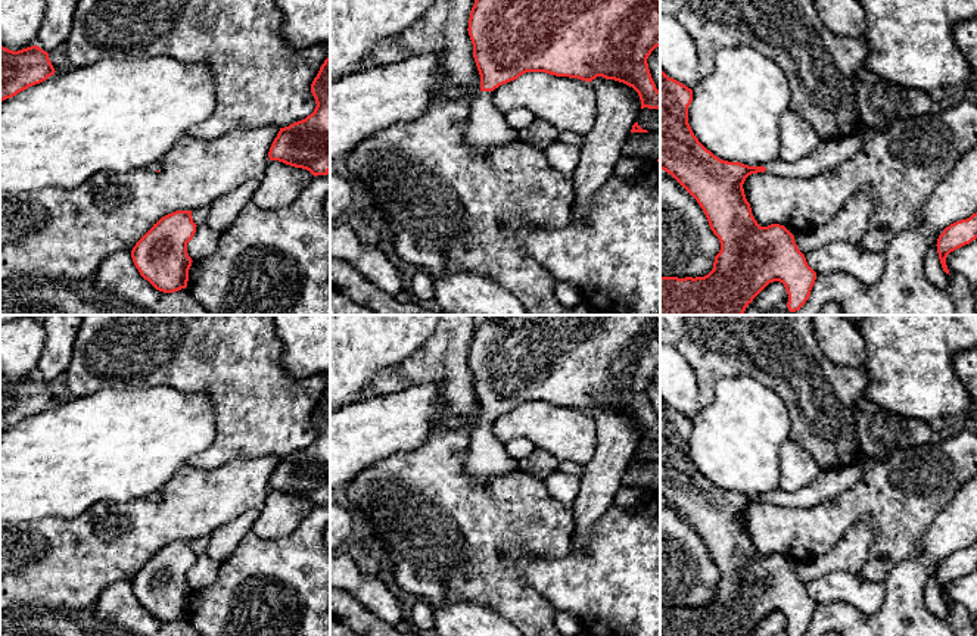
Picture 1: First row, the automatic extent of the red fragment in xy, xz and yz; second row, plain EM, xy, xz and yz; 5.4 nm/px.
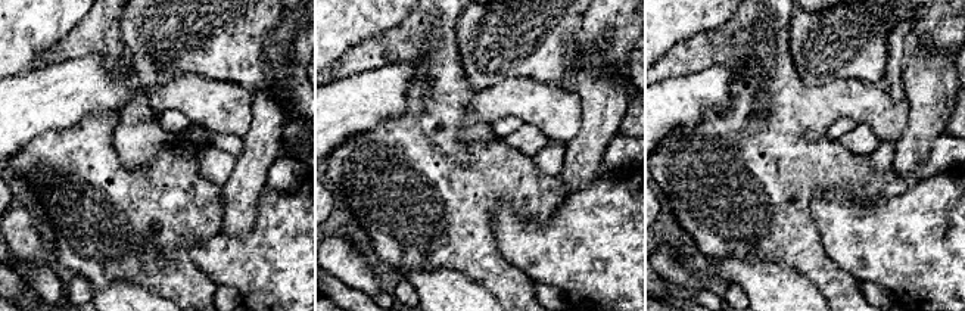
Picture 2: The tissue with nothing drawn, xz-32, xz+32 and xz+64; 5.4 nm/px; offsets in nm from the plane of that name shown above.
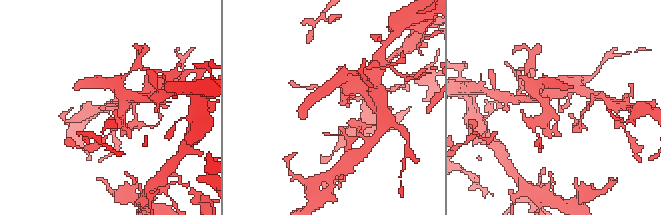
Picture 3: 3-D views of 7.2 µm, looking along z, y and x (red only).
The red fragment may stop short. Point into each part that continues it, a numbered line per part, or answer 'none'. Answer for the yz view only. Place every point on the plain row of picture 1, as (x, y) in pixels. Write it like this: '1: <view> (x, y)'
1: yz (827, 485)

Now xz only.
1: xz (487, 458)

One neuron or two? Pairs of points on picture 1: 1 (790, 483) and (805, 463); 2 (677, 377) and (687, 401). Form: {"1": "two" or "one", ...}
{"1": "one", "2": "one"}

